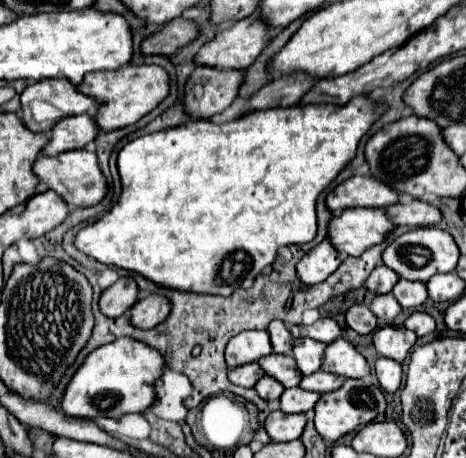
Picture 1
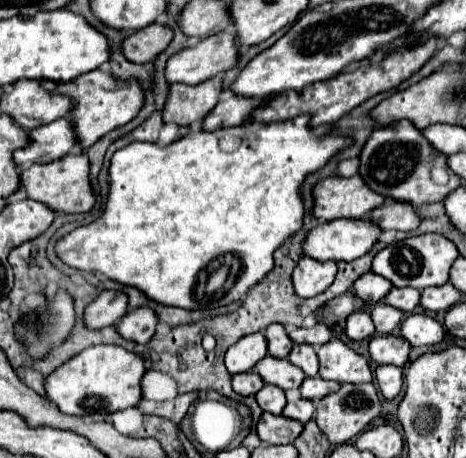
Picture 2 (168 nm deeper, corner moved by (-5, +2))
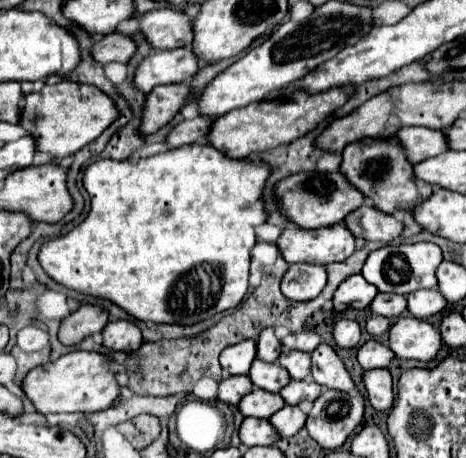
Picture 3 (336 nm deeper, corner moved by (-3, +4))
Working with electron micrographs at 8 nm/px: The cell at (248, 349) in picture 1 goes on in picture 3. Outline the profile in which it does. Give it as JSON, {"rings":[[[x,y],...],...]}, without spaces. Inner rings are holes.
{"rings":[[[243,340],[235,346],[229,346],[221,352],[219,356],[221,368],[229,376],[239,376],[239,374],[249,374],[251,362],[255,360],[255,340]]]}

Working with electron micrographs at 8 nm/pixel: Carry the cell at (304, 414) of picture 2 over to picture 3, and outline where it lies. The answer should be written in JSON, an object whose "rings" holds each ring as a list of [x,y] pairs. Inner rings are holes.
{"rings":[[[285,406],[279,412],[275,412],[275,416],[271,416],[269,422],[275,426],[281,438],[287,438],[297,434],[305,426],[305,418],[307,414],[303,414],[297,406]]]}

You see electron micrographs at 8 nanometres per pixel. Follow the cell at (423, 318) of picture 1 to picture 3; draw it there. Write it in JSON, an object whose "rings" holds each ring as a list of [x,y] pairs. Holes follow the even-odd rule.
{"rings":[[[405,316],[389,330],[389,348],[399,360],[431,362],[441,348],[441,334],[429,322]]]}

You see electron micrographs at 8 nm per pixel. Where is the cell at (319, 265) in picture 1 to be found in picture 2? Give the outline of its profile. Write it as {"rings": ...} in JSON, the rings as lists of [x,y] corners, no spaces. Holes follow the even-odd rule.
{"rings":[[[301,258],[293,272],[293,286],[297,296],[311,298],[327,290],[337,274],[337,264],[333,260],[319,262],[315,258]]]}

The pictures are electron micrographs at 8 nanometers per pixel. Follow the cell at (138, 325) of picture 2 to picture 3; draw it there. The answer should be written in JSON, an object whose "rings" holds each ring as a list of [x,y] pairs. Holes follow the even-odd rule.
{"rings":[[[129,320],[109,322],[103,328],[103,346],[113,352],[135,352],[143,344],[141,330]]]}

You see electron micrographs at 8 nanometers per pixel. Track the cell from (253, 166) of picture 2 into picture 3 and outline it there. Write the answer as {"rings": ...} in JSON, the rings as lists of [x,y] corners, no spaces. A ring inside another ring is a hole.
{"rings":[[[191,144],[183,146],[177,150],[165,150],[155,156],[143,158],[137,164],[129,160],[97,160],[93,162],[85,174],[83,174],[83,186],[91,196],[91,210],[87,218],[73,228],[69,234],[61,238],[53,238],[45,242],[39,250],[39,264],[41,268],[61,286],[77,290],[87,296],[103,298],[119,308],[123,308],[129,316],[133,316],[139,322],[153,322],[153,324],[181,324],[181,326],[191,326],[201,320],[207,320],[215,316],[217,312],[229,310],[239,306],[243,300],[247,286],[249,286],[249,262],[251,262],[251,248],[255,244],[255,228],[265,222],[265,210],[263,210],[263,200],[261,200],[261,190],[263,182],[269,176],[271,168],[267,164],[255,164],[251,160],[229,160],[227,156],[221,156],[219,150],[211,148],[209,144]]]}

